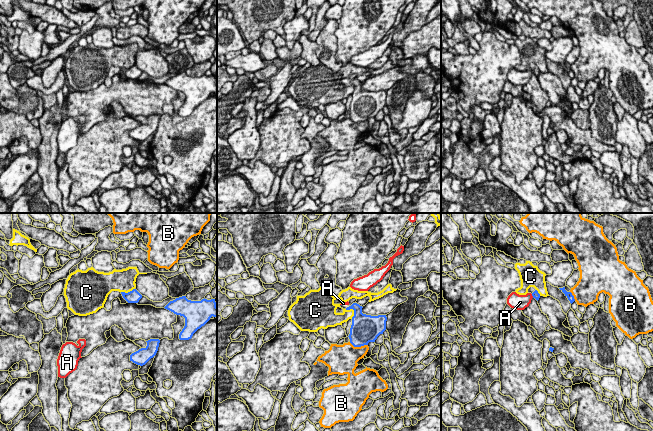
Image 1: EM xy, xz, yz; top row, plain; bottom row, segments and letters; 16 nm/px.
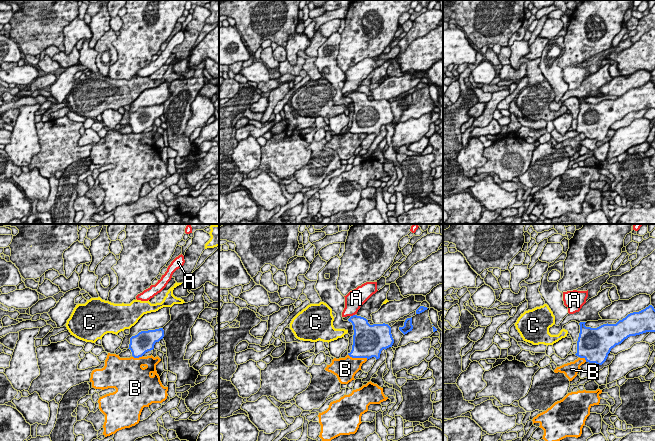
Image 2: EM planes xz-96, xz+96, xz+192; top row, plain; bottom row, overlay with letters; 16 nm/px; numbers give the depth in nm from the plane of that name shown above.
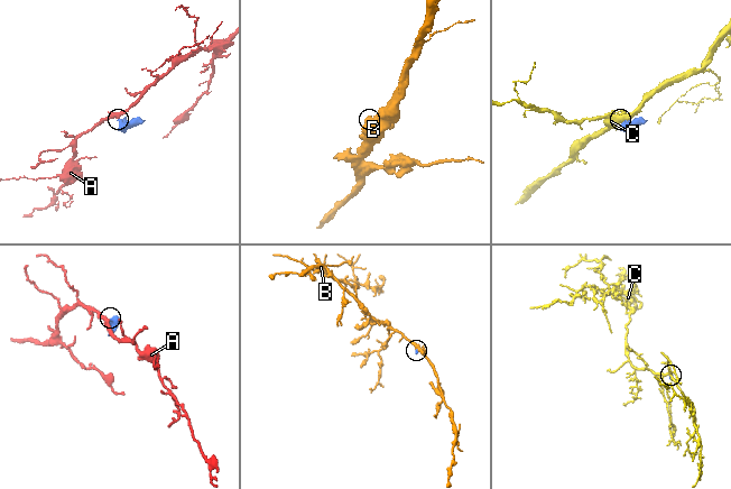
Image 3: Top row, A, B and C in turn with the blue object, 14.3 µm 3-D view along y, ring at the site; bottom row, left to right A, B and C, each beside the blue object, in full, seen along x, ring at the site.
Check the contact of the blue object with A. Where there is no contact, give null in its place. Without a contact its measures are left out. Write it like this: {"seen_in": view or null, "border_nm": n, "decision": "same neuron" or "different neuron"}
{"seen_in": "yz", "border_nm": 70, "decision": "same neuron"}

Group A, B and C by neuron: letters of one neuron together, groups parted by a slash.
A / B / C

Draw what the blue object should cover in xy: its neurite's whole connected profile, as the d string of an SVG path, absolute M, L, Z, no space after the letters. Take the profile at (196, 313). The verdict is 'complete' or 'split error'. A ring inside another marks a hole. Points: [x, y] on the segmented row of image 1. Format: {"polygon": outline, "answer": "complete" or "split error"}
{"polygon": "M182 296L170 301L164 308L185 318L185 326L179 334L180 340L191 339L212 316L217 318L215 299L204 298L201 301L191 301L186 296Z", "answer": "complete"}

